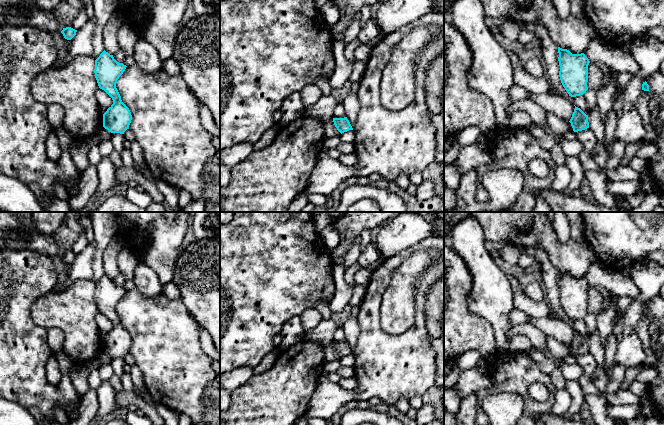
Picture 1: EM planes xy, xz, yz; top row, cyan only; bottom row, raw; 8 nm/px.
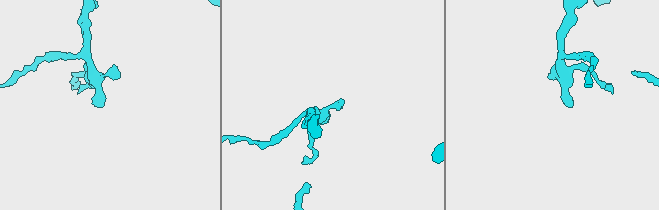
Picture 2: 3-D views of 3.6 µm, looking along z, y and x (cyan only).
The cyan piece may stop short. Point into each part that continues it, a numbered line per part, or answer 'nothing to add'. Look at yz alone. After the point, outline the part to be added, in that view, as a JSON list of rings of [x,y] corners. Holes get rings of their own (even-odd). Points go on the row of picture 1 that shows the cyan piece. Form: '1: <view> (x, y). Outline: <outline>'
nothing to add

